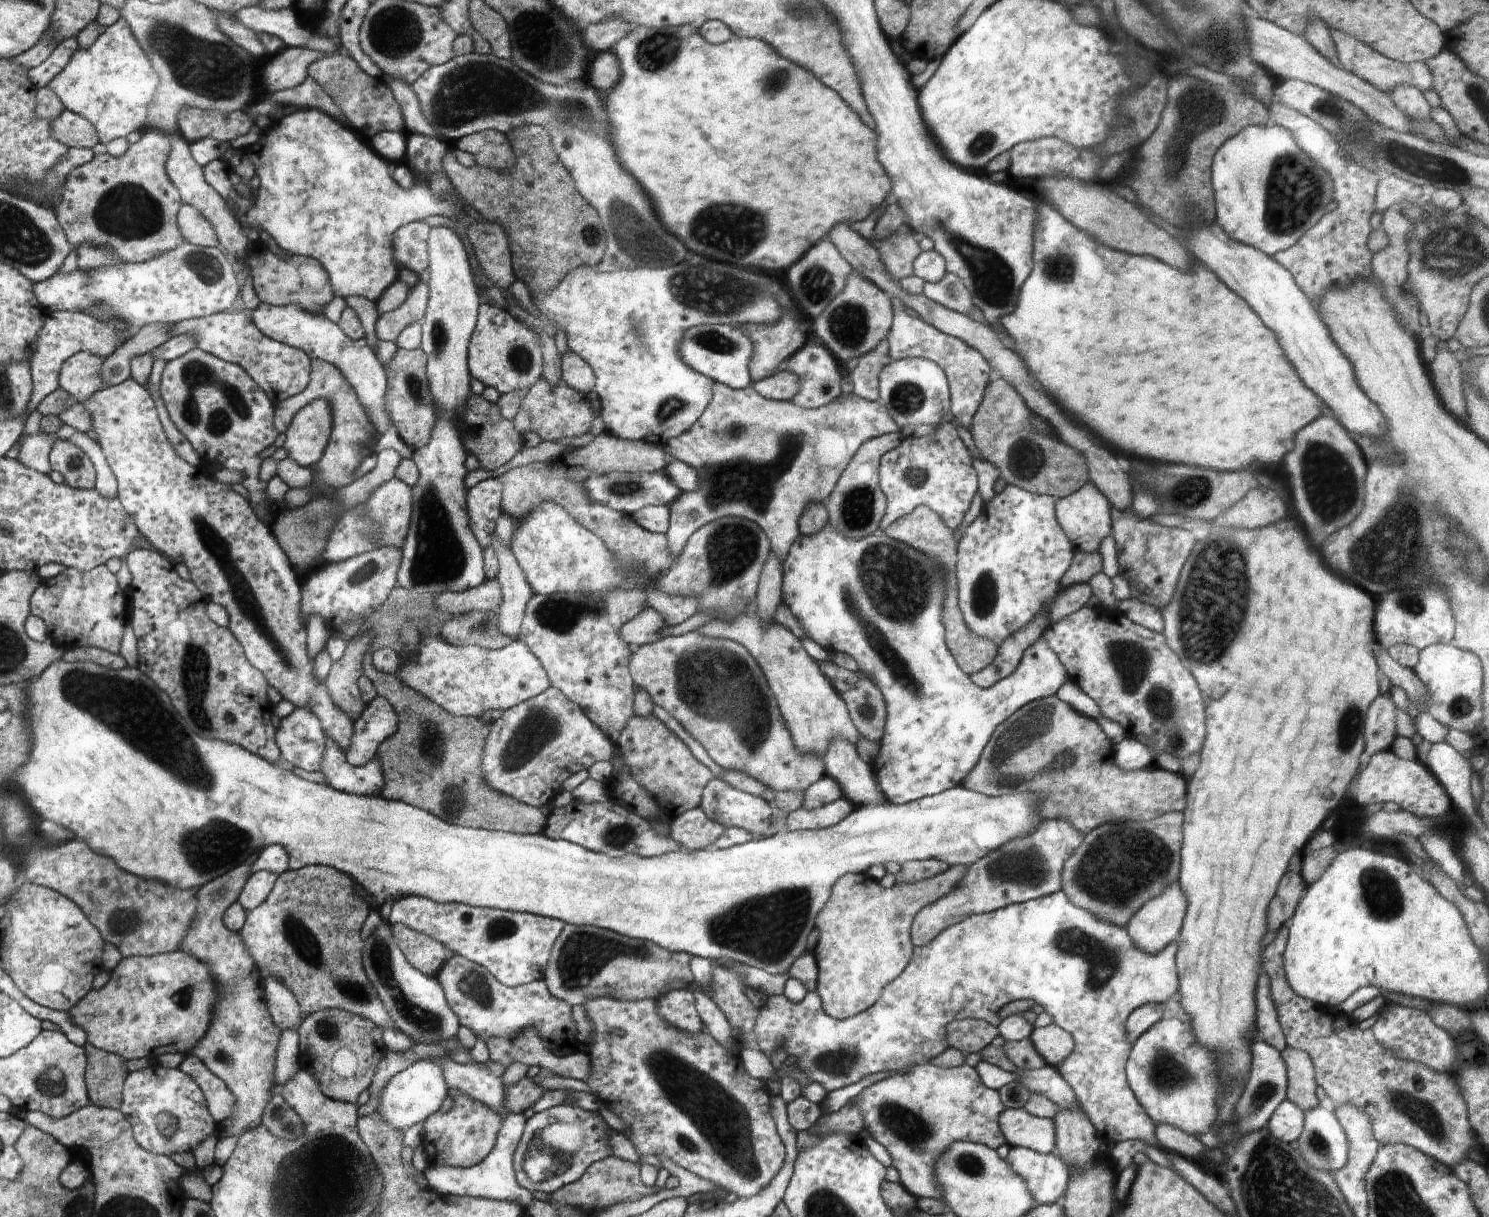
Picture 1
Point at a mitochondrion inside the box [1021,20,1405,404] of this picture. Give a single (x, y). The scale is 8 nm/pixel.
(1193, 100)

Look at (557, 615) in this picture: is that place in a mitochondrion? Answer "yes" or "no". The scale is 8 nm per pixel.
yes

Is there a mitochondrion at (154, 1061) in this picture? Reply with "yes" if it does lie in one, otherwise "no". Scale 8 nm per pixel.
no

